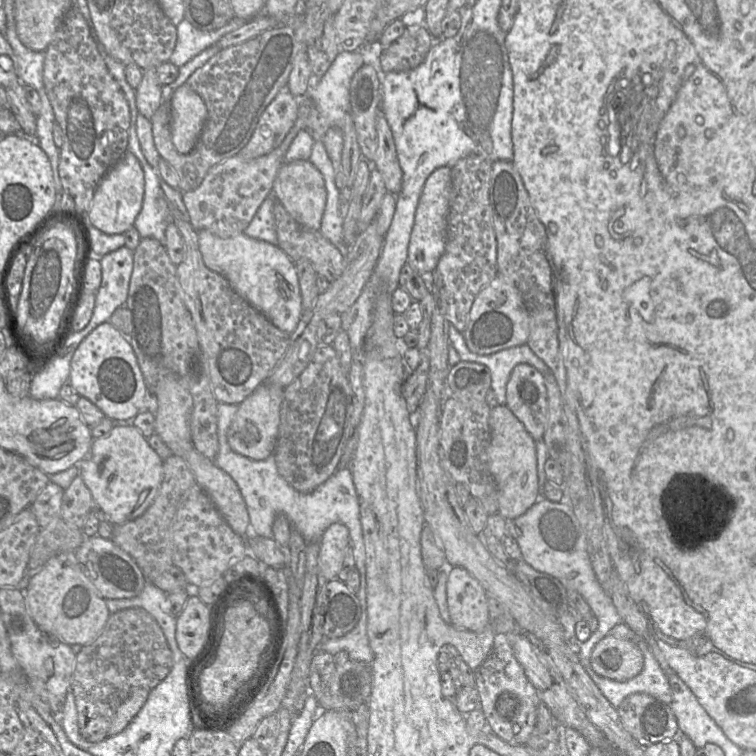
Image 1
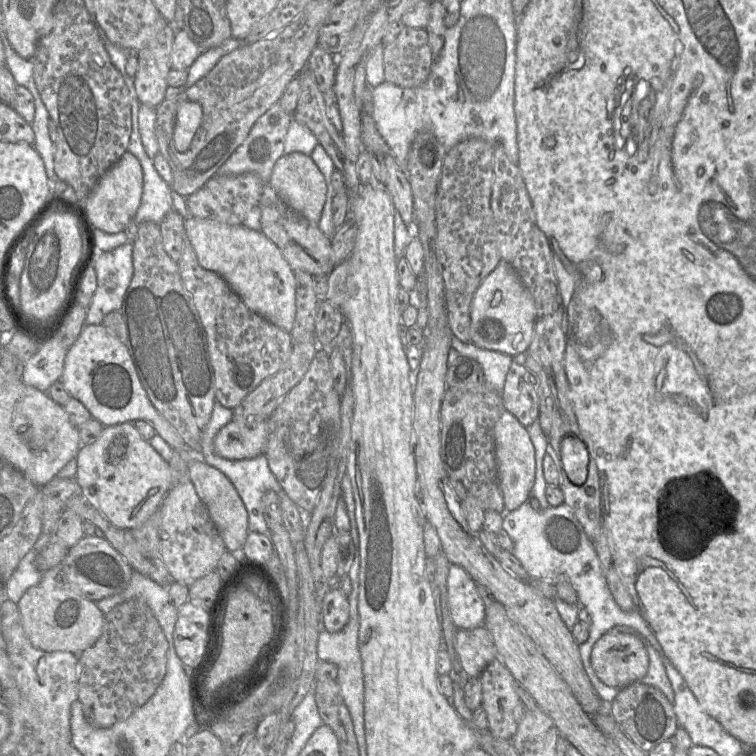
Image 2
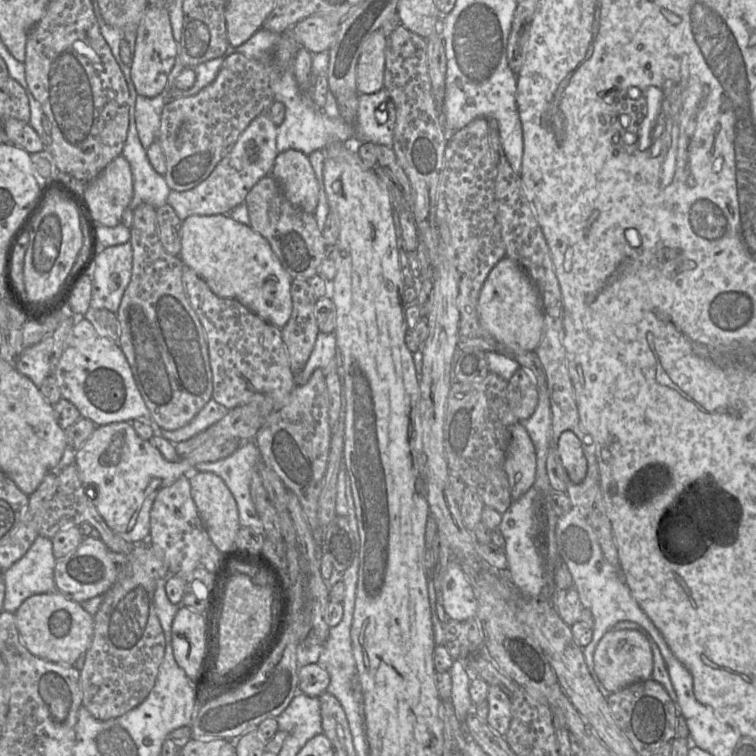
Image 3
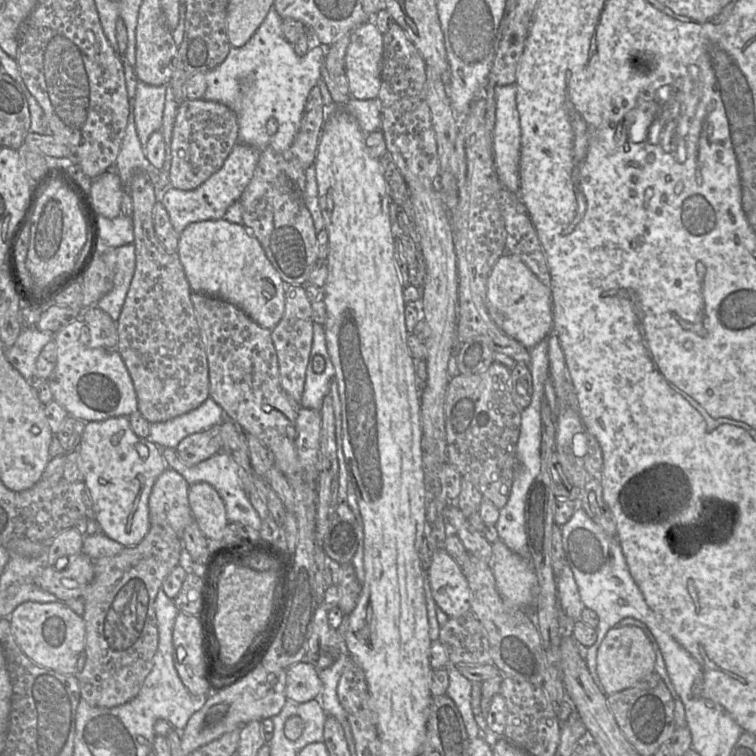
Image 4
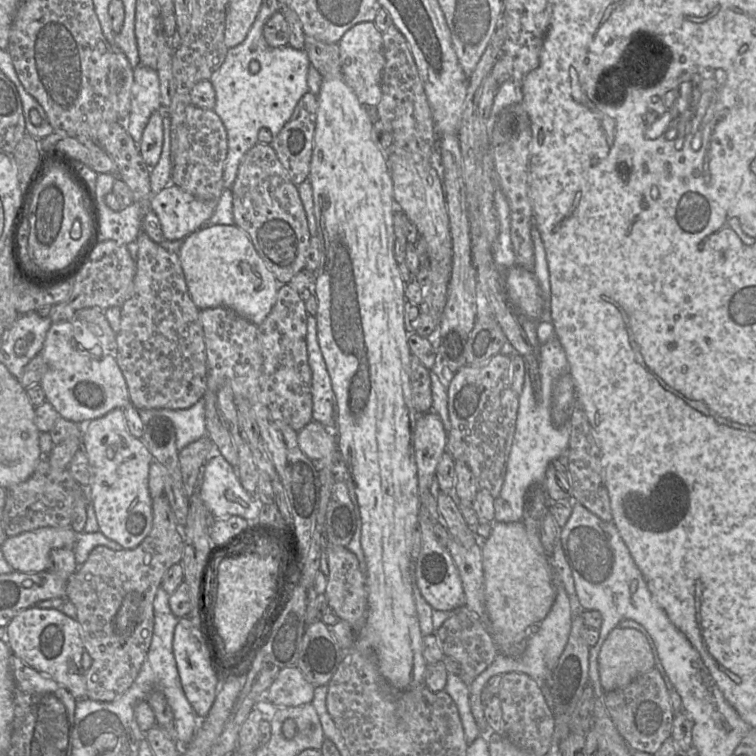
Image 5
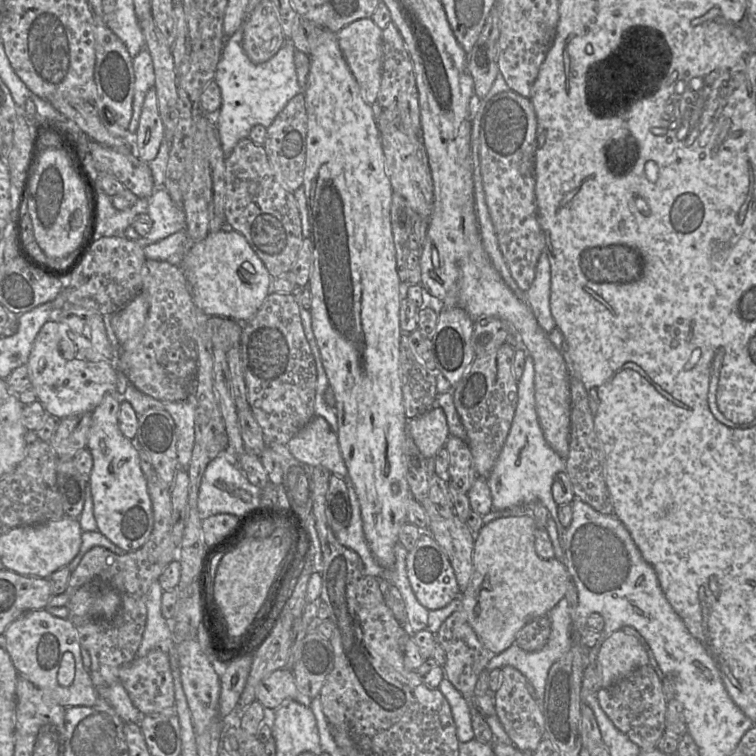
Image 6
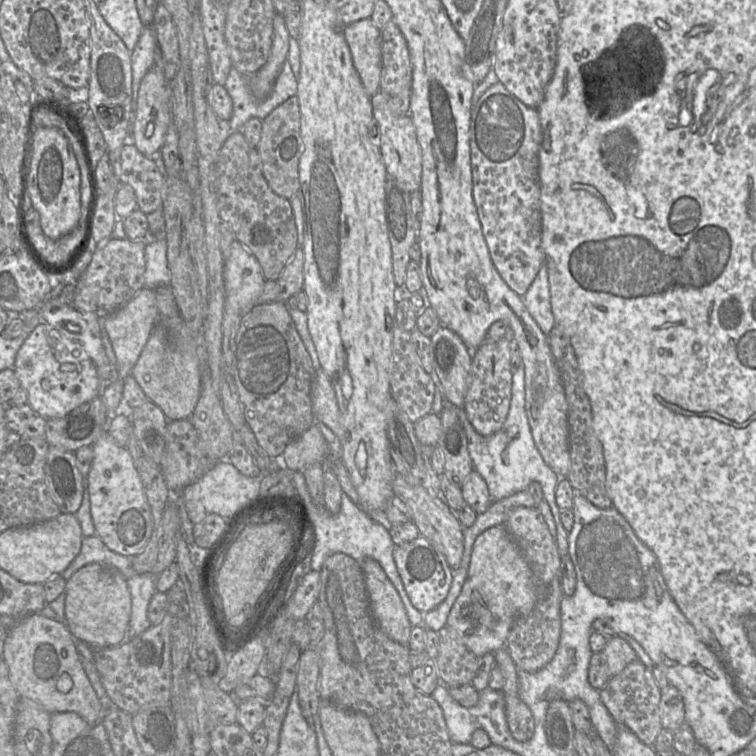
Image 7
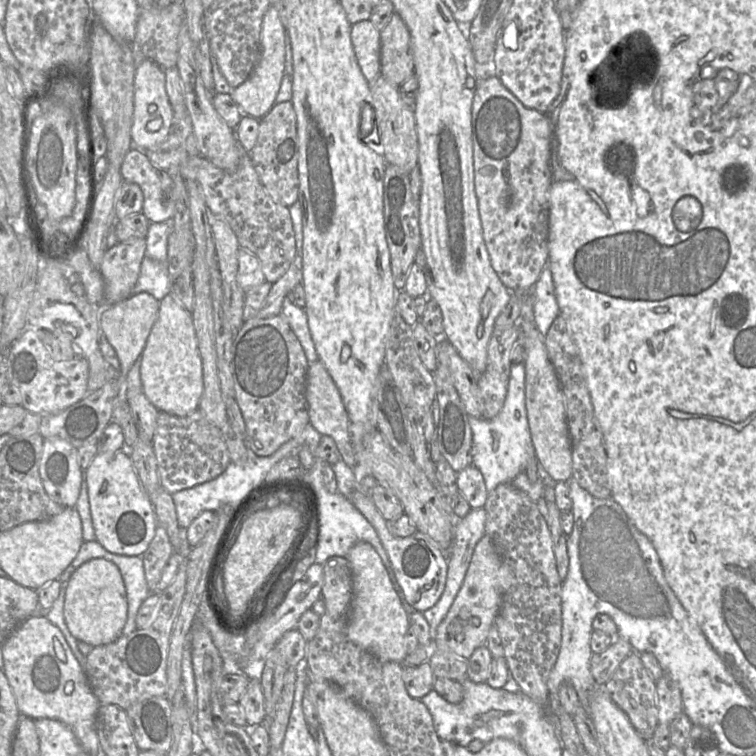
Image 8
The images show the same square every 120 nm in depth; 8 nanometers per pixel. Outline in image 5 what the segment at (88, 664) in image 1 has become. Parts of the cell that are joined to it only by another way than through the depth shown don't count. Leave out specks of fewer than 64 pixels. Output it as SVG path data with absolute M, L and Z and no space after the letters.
M165 495L152 499L152 513L151 531L137 547L114 551L106 546L96 546L66 583L66 599L76 608L83 647L92 660L84 675L86 697L90 700L111 702L120 697L136 679L151 644L156 592L169 568L182 560L182 531Z

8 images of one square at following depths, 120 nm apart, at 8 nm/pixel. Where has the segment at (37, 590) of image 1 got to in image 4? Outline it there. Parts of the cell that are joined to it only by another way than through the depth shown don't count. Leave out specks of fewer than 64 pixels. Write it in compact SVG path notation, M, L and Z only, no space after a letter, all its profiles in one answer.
M23 602L13 610L9 621L17 645L30 660L60 674L77 673L77 660L85 647L85 622L64 602Z

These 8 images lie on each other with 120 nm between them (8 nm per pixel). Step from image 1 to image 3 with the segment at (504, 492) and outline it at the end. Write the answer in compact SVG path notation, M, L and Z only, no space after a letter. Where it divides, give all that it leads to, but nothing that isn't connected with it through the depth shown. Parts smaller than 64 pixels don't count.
M516 422L511 428L504 467L511 497L516 500L530 489L536 475L535 447L520 422Z

